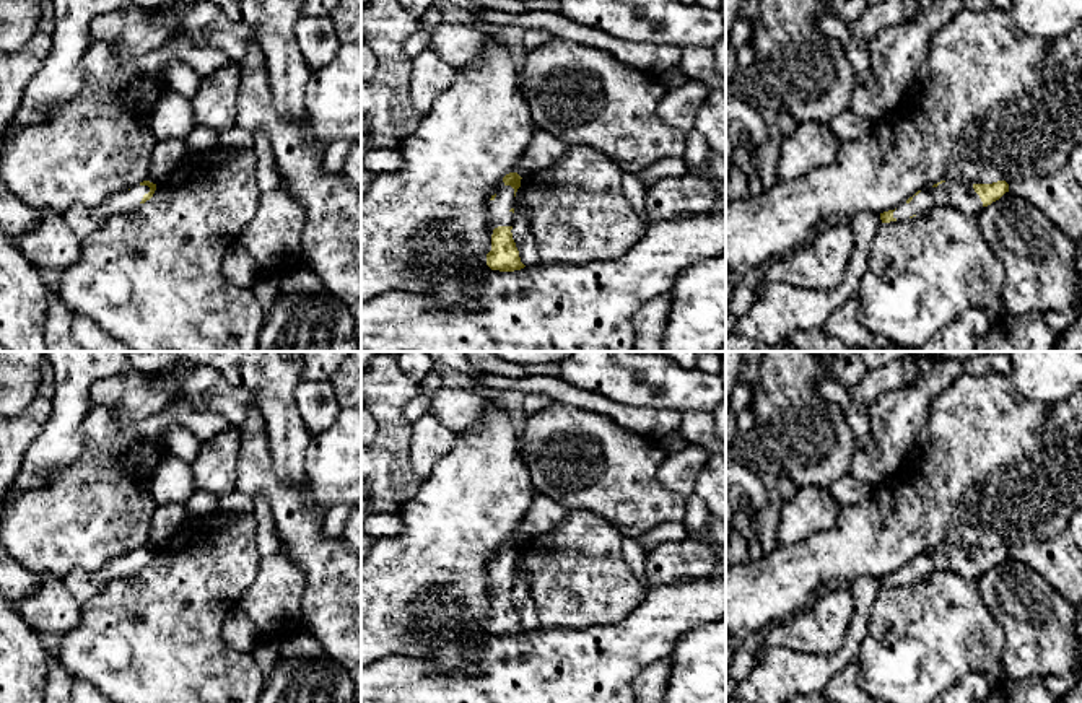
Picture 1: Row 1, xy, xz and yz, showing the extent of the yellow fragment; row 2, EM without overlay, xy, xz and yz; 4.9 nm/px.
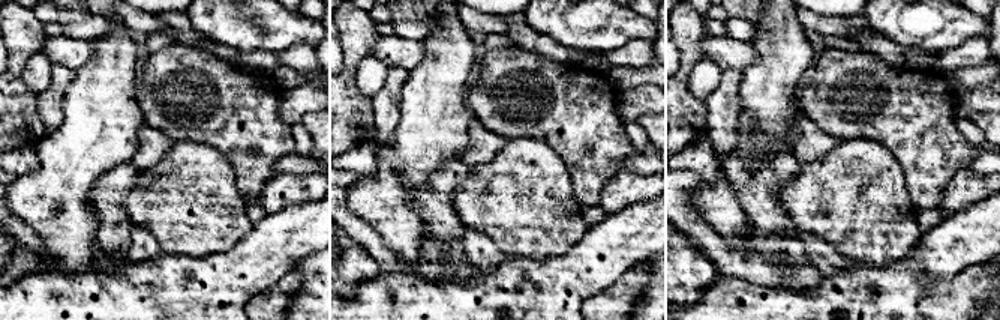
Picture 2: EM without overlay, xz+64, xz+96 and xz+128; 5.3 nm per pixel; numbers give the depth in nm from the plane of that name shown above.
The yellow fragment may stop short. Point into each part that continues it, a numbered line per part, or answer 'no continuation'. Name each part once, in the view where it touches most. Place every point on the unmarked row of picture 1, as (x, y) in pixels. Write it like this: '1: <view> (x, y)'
1: xy (82, 585)

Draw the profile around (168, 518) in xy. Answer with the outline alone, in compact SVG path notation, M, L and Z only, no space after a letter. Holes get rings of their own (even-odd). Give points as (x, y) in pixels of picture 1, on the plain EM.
M179 503L158 504L148 532L148 545L159 548L189 521L190 514Z

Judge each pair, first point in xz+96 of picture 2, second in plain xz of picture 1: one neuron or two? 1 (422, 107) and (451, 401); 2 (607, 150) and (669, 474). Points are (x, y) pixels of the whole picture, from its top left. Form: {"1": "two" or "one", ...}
{"1": "two", "2": "two"}

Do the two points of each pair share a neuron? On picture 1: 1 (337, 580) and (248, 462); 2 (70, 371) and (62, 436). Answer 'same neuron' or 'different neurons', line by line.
1: same neuron
2: same neuron

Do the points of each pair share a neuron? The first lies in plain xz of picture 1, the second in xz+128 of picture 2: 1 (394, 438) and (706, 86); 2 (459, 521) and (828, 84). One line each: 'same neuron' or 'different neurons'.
1: different neurons
2: different neurons

